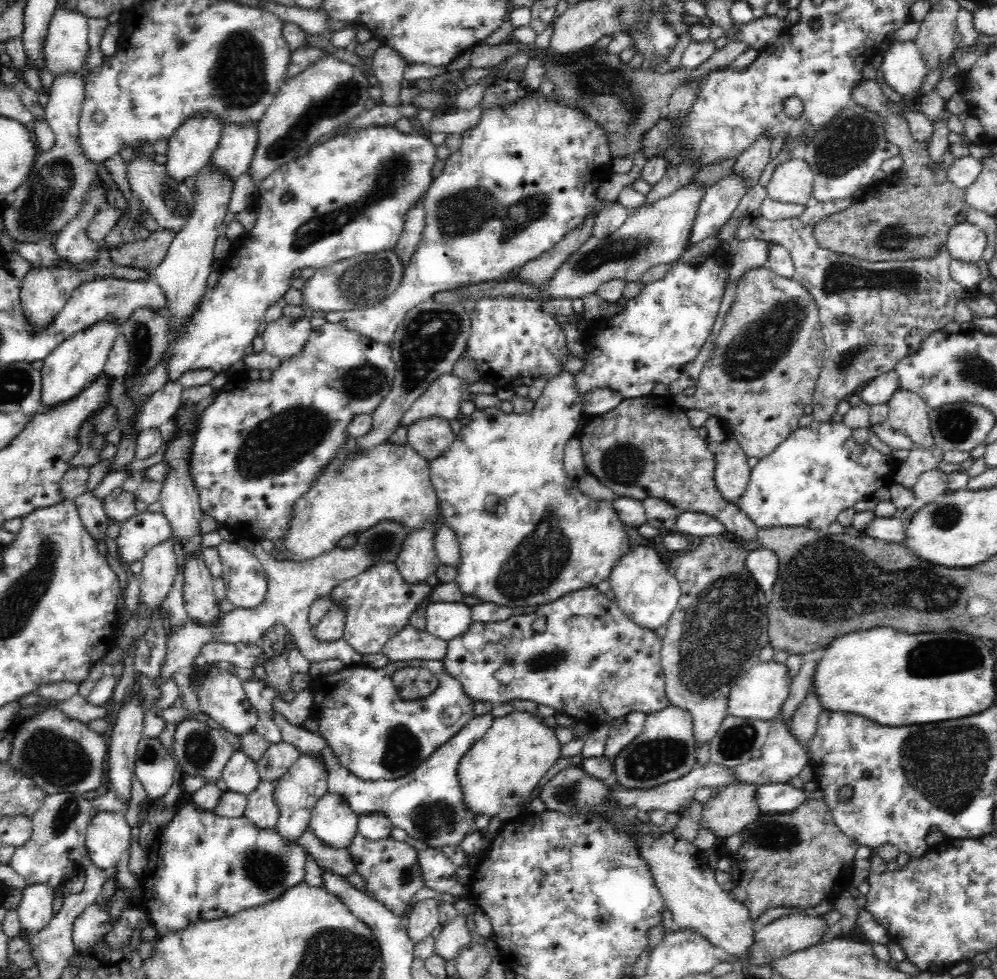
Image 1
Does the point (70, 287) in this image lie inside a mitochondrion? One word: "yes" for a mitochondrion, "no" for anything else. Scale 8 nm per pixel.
no

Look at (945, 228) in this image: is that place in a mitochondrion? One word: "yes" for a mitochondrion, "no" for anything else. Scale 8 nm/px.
no

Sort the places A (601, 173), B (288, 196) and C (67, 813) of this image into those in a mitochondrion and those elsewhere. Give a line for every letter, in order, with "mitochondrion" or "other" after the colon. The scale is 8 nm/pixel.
A: other
B: mitochondrion
C: mitochondrion

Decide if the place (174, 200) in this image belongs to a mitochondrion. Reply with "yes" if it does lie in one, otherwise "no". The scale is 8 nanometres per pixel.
yes

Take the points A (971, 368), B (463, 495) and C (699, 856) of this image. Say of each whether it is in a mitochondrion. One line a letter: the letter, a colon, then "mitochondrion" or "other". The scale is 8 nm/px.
A: mitochondrion
B: other
C: other

